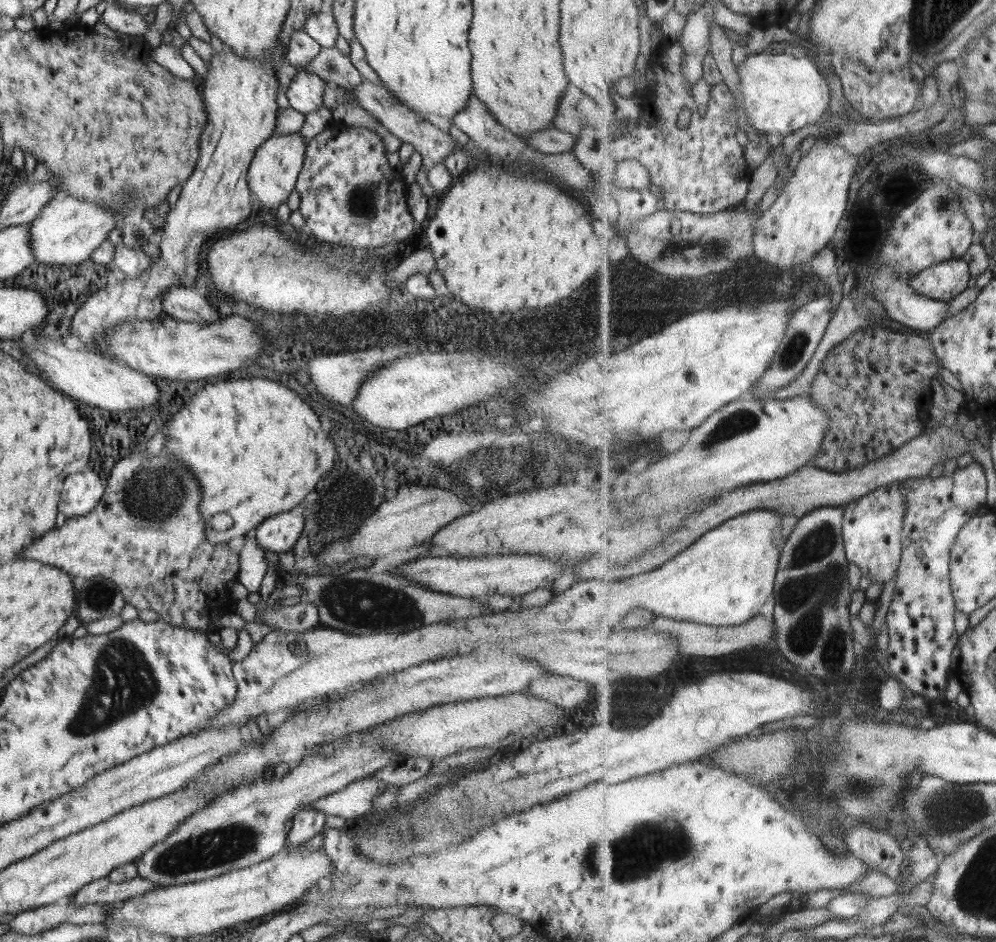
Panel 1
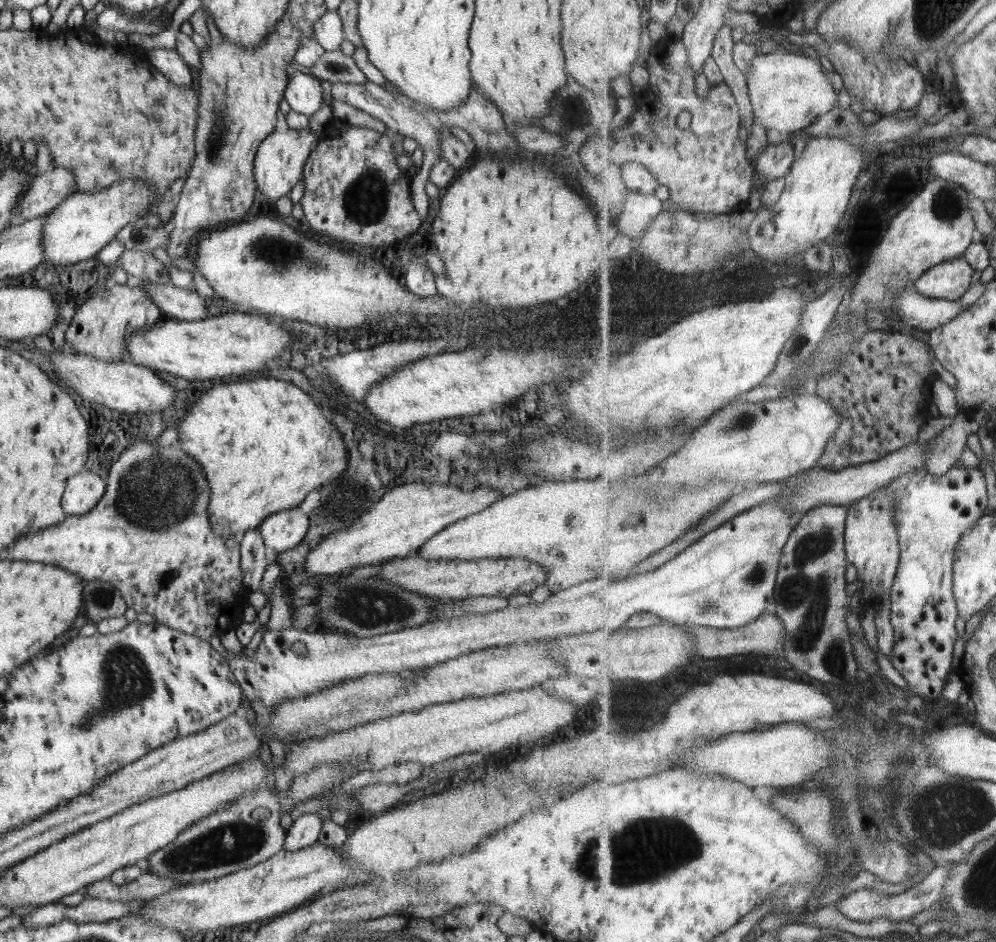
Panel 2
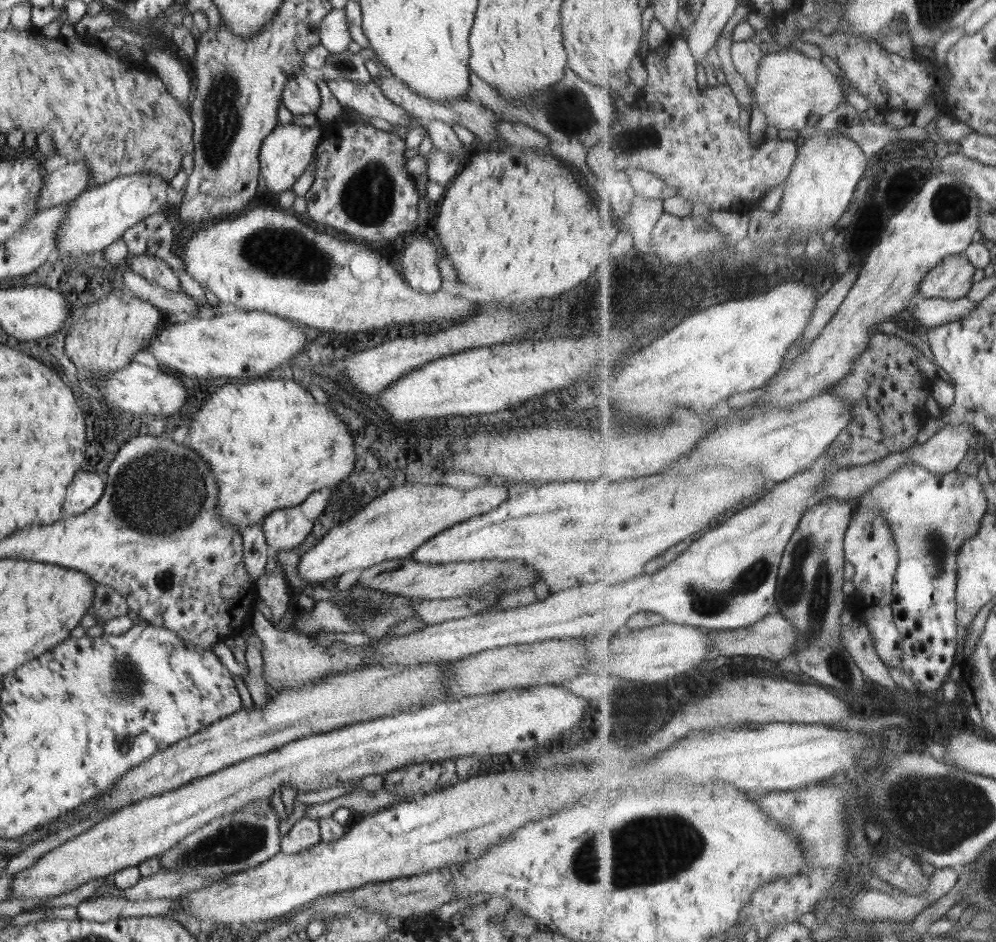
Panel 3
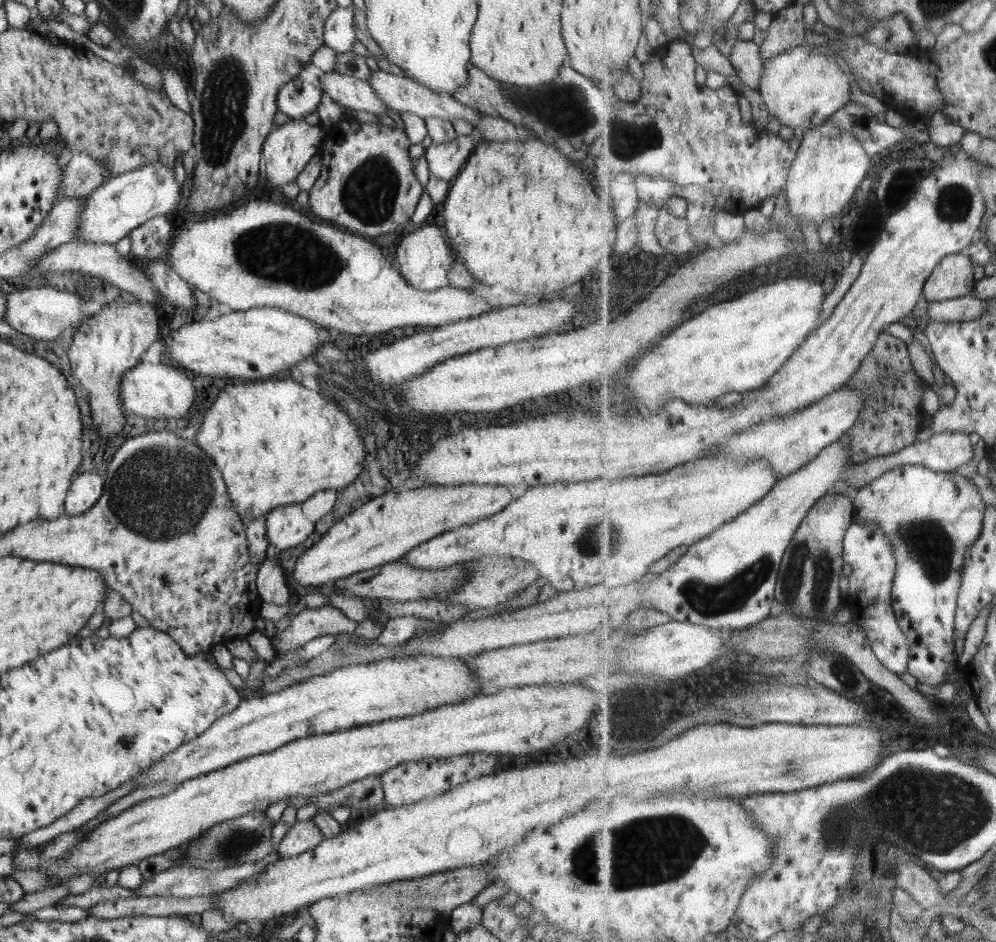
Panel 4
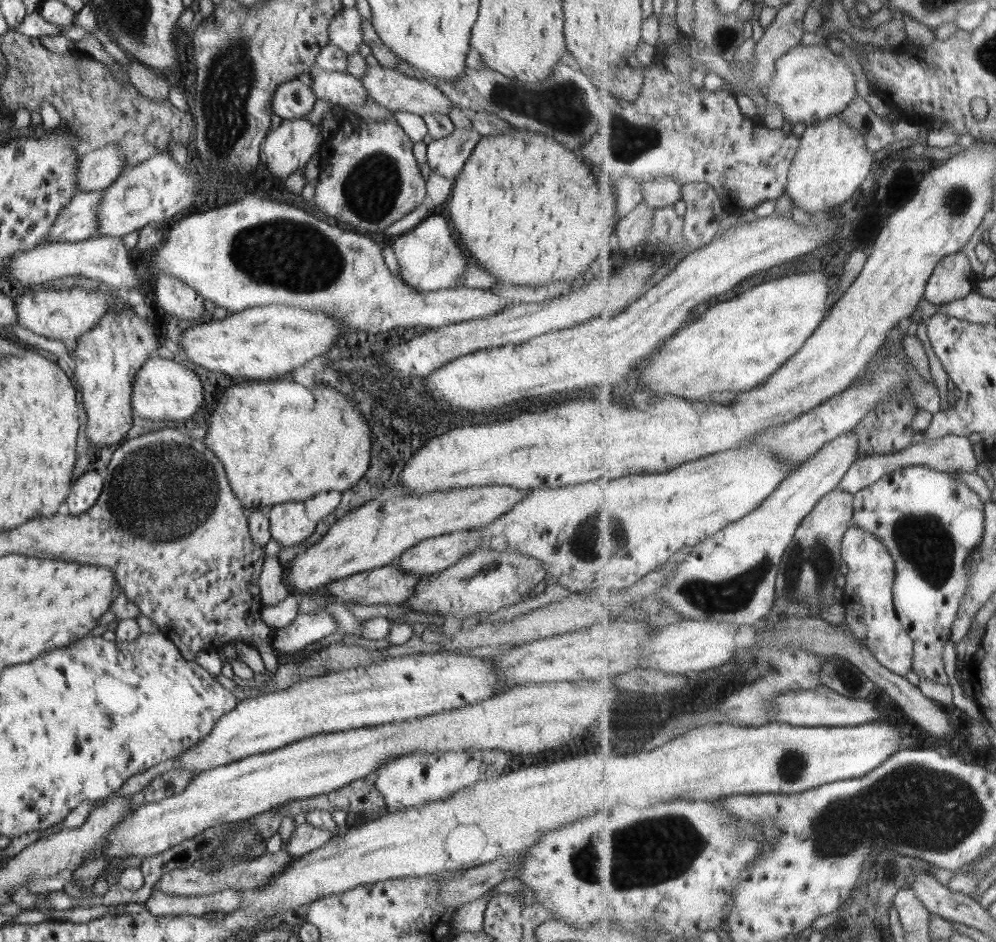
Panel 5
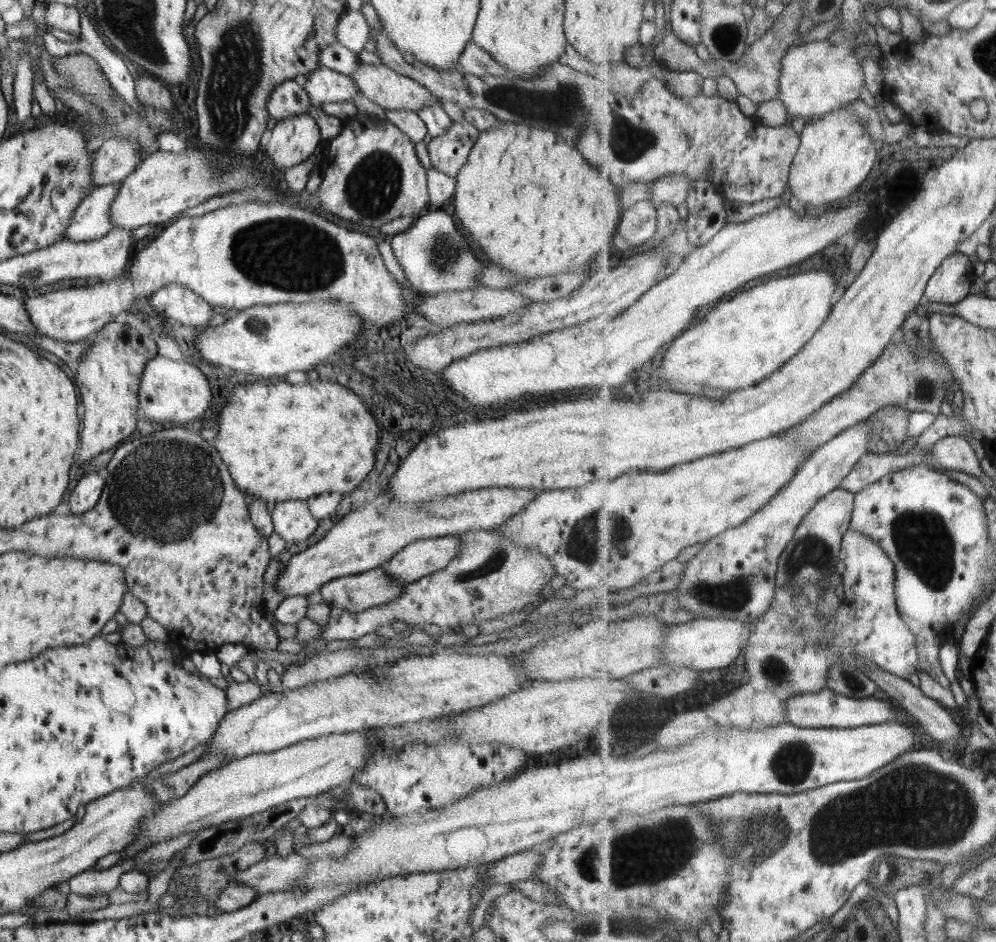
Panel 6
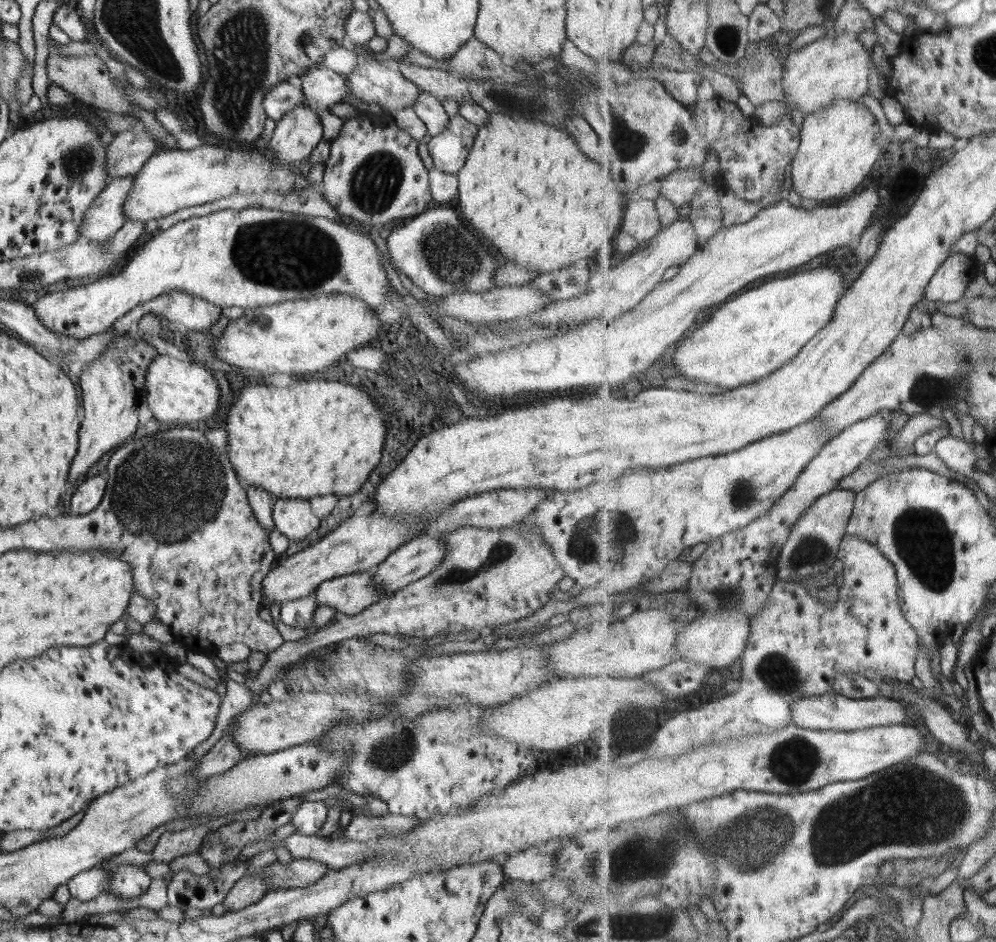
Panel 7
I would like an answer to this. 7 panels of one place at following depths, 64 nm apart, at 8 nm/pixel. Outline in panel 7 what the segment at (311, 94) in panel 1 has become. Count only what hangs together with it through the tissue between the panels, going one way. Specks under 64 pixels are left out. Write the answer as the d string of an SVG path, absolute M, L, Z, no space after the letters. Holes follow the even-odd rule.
M288 81L279 82L273 86L263 98L266 117L275 122L284 118L289 110L304 104L306 104L305 94L300 87L288 83Z

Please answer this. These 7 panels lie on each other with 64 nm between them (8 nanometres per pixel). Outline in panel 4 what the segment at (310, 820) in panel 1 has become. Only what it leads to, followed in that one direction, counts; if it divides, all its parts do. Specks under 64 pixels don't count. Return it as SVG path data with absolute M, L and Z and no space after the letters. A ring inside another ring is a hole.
M313 820L298 821L284 836L277 850L281 856L298 856L314 849L322 840L323 834Z

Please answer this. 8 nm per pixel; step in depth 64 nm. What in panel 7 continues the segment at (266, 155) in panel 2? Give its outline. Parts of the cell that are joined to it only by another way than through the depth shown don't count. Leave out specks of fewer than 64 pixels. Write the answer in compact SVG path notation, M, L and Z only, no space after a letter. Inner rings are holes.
M308 104L289 110L284 118L276 121L269 144L276 159L294 164L310 156L310 153L323 138L320 118Z

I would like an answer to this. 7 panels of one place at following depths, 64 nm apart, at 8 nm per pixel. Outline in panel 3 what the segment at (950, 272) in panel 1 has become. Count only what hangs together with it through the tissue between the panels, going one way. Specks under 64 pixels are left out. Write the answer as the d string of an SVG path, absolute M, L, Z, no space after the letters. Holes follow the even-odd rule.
M966 253L955 254L937 266L922 283L921 293L928 298L961 299L976 286L978 267Z

